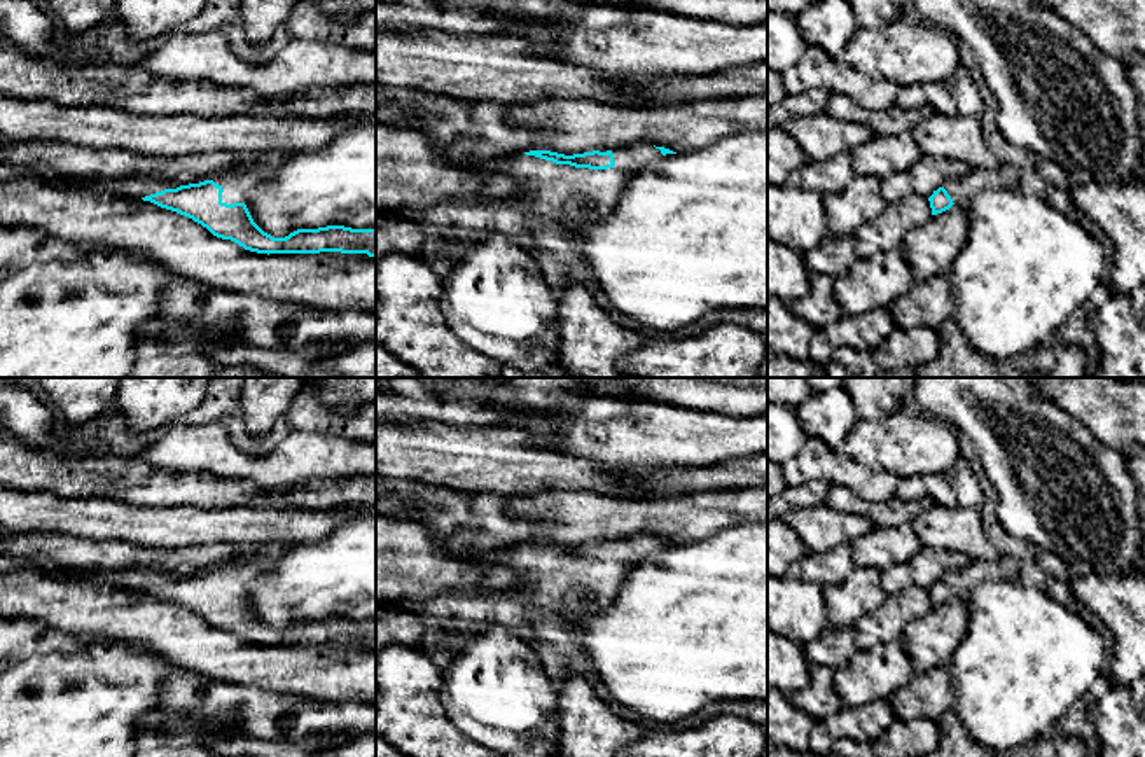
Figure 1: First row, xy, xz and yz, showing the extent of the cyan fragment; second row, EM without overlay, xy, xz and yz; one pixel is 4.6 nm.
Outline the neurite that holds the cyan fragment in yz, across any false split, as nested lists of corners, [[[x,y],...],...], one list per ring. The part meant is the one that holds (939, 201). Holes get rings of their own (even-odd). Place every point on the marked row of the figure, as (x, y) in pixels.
[[[1000,164],[995,170],[970,171],[963,178],[946,182],[928,198],[932,215],[953,205],[967,206],[975,194],[986,189],[1019,189],[1019,170],[1014,164]]]

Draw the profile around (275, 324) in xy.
[[[171,276],[161,294],[161,318],[206,329],[238,325],[241,343],[273,350],[301,350],[313,343],[364,339],[376,346],[376,313],[318,311],[285,301],[255,299],[206,288]]]

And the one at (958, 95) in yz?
[[[965,66],[939,82],[900,87],[897,105],[906,110],[930,107],[935,114],[949,117],[981,117],[984,112],[979,87]]]

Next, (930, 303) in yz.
[[[946,274],[914,283],[888,308],[895,327],[913,330],[918,327],[937,329],[954,315],[954,301]]]

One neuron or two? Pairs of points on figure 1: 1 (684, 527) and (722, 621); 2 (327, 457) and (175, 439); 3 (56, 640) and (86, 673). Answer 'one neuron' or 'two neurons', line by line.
1: two neurons
2: one neuron
3: two neurons

